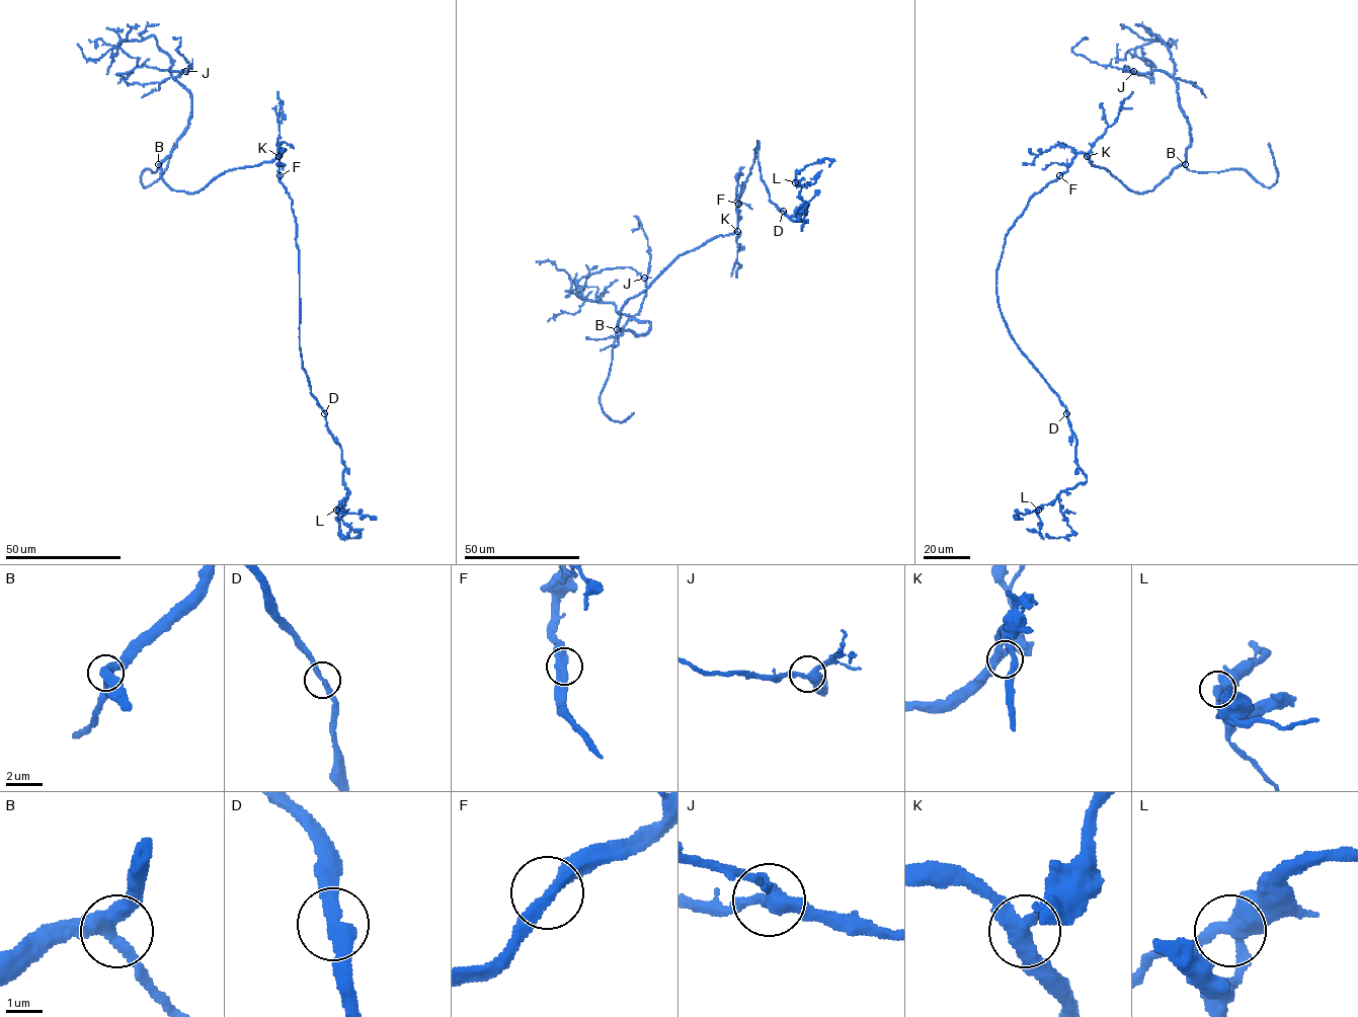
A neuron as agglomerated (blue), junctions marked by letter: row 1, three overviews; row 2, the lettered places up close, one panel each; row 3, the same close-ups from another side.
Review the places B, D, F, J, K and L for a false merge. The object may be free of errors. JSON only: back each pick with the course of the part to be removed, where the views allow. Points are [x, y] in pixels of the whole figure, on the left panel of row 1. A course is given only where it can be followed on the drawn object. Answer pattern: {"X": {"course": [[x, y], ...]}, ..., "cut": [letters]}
{"cut": []}

